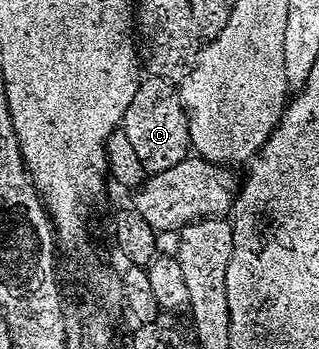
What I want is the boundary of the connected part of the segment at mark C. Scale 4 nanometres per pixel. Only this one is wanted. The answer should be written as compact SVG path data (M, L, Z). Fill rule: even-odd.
M146 77L139 82L136 97L132 97L132 105L128 105L120 129L126 134L128 145L132 145L136 152L140 165L144 165L147 176L164 173L164 169L180 165L180 161L187 159L192 151L190 123L186 119L182 96L164 79Z

